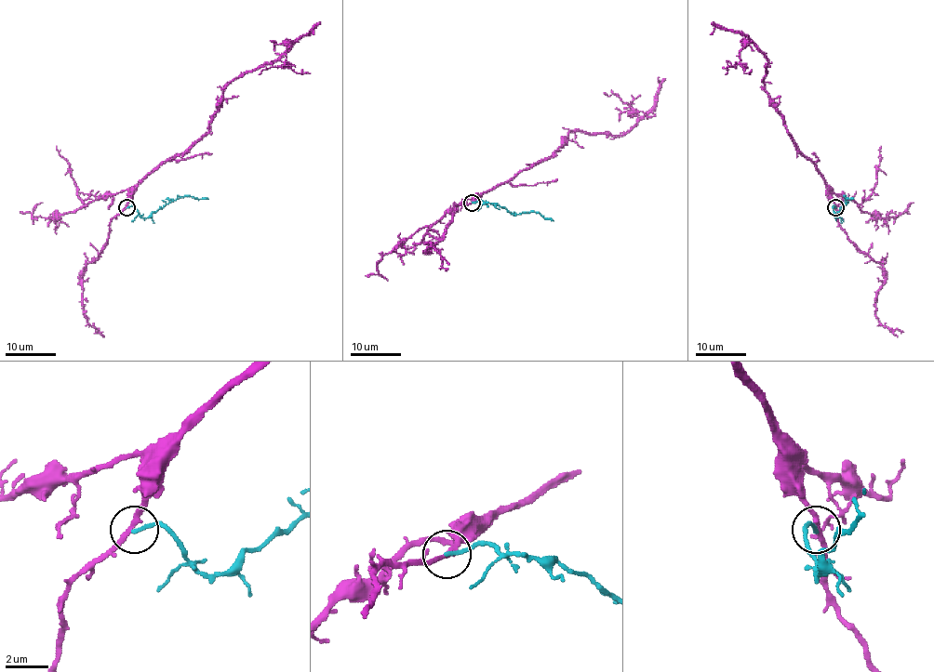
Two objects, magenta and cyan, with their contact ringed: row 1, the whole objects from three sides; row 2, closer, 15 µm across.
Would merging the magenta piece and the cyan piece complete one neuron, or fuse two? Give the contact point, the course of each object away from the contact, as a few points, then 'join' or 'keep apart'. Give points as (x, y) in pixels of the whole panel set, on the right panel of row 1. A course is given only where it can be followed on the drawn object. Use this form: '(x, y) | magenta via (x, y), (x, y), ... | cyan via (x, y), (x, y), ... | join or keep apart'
(835, 207) | magenta via (835, 207), (823, 176), (796, 147), (764, 87), (767, 59), (749, 43), (725, 74) | cyan via (835, 207), (833, 207), (835, 217), (847, 203), (845, 196), (853, 199) | keep apart

